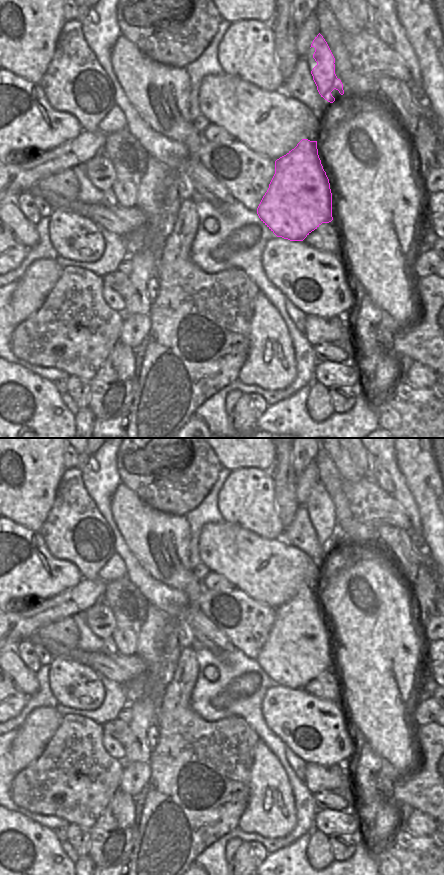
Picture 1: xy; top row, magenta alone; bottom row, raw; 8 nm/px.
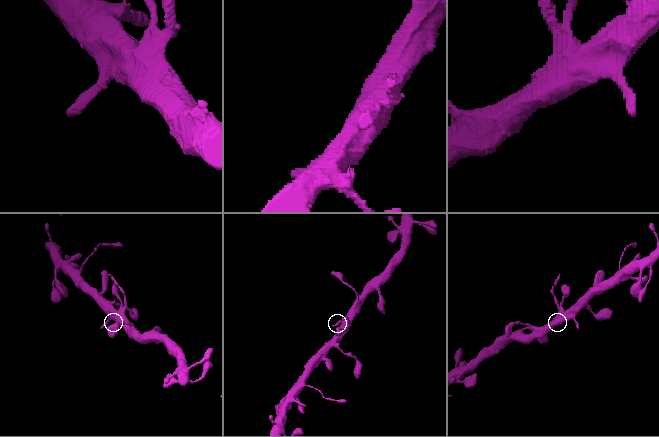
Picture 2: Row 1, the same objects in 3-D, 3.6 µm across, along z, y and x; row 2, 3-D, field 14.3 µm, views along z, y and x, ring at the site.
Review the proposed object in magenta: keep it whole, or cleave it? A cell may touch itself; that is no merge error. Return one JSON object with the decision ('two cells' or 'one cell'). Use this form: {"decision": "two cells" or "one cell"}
{"decision": "two cells"}

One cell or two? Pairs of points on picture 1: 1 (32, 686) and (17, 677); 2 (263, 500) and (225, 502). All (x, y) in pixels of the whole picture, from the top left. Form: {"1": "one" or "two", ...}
{"1": "one", "2": "one"}

